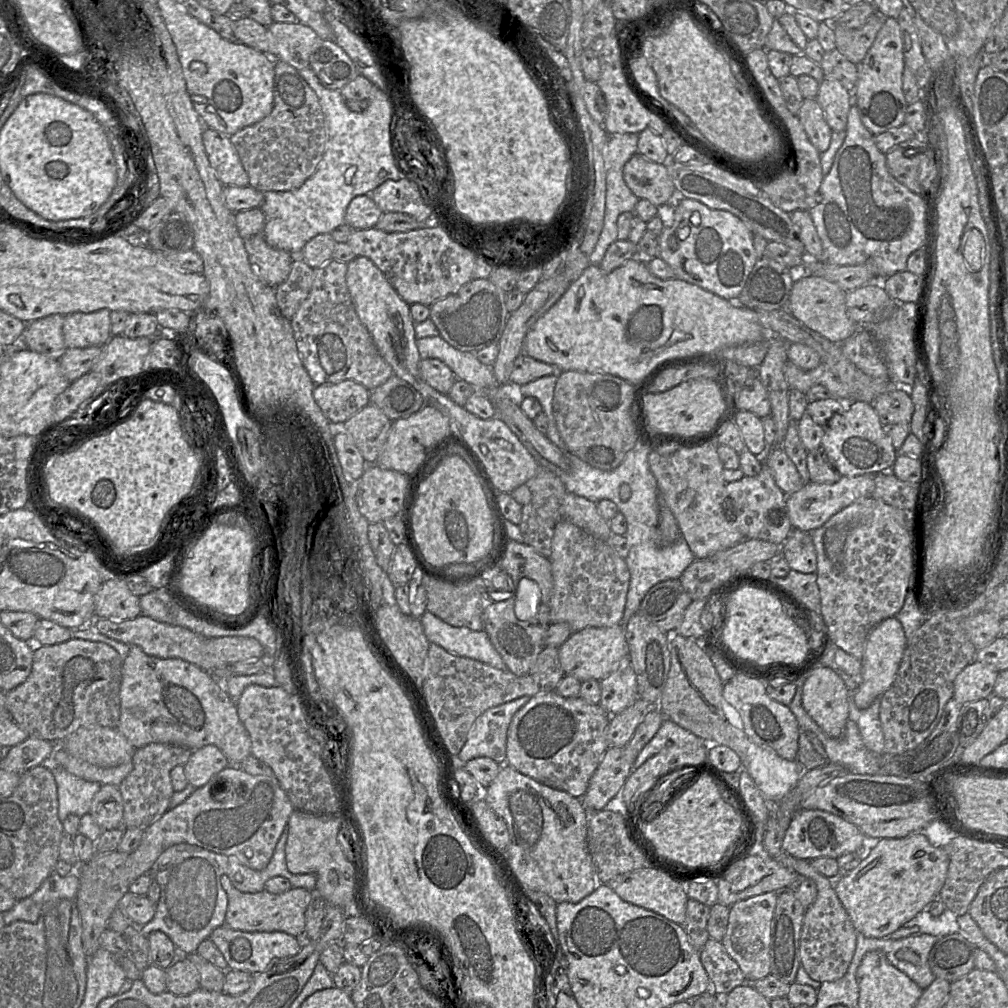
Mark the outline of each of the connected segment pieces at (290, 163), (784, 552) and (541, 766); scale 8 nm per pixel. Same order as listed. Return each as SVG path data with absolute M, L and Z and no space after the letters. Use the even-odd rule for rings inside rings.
M276 60L271 113L239 130L230 139L249 175L250 186L262 192L289 191L302 186L321 161L326 143L326 120L316 93L298 70Z
M793 530L781 546L781 556L792 570L804 574L817 571L817 554L809 532Z
M556 691L534 695L514 714L510 722L506 741L506 764L542 784L581 799L608 749L609 720L609 714L599 704L588 703L580 696L563 697Z

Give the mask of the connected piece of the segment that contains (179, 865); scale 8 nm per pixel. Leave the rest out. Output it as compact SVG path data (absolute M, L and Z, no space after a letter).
M286 824L271 860L262 870L251 869L233 856L219 854L188 843L179 843L167 848L148 873L160 886L160 898L156 904L155 915L146 925L139 927L139 931L145 936L154 931L163 932L182 955L195 953L203 940L209 938L216 928L225 924L228 896L221 884L223 875L230 879L237 890L244 893L263 891L265 882L275 876L288 879L291 888L314 890L316 888L314 875L292 874L288 871L285 854L287 838L288 825Z

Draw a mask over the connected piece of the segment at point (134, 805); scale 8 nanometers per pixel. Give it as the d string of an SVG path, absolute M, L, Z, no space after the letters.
M150 743L135 750L133 769L119 785L123 799L122 828L145 829L166 813L174 793L170 772L174 767L184 765L192 751L187 747L164 743Z

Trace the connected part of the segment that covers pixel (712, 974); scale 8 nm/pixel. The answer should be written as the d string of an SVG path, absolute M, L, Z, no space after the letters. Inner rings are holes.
M710 937L699 954L716 994L728 994L743 984L745 975L721 942Z

